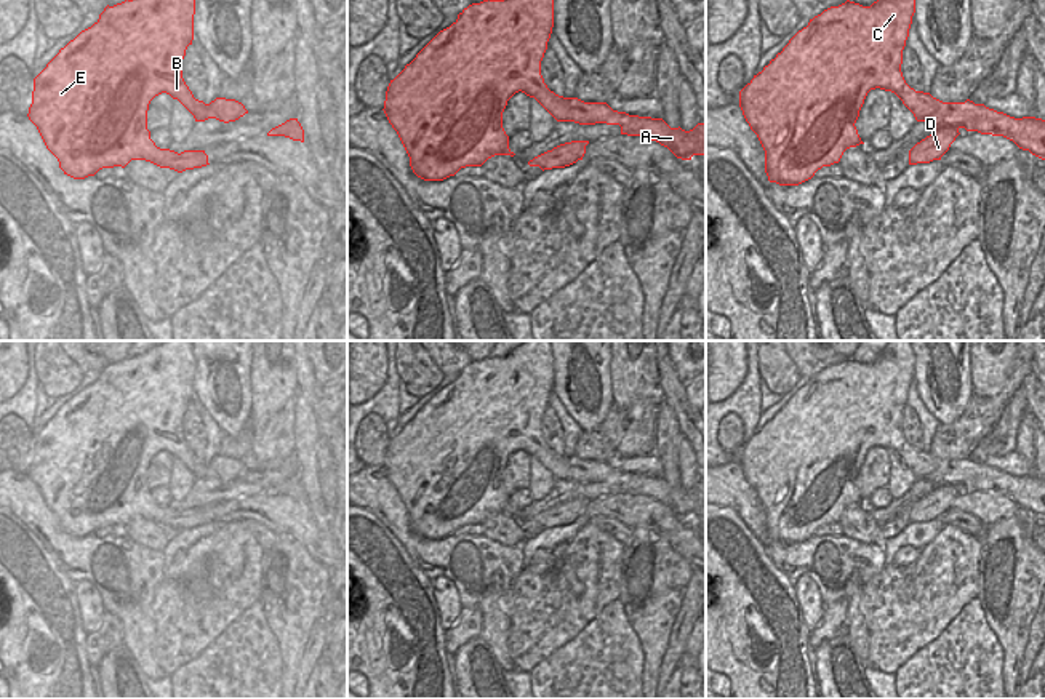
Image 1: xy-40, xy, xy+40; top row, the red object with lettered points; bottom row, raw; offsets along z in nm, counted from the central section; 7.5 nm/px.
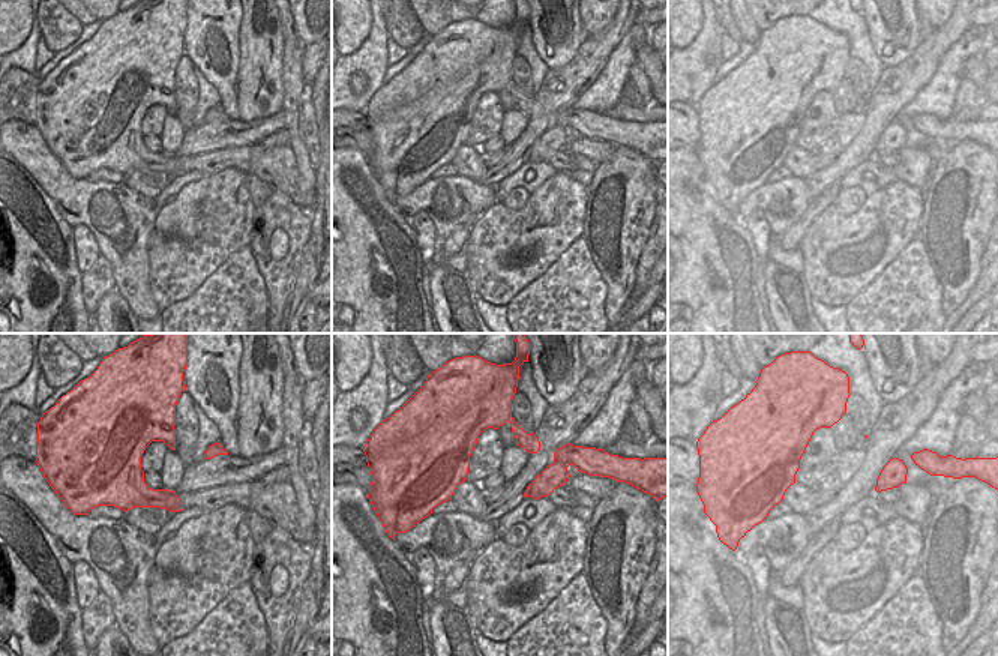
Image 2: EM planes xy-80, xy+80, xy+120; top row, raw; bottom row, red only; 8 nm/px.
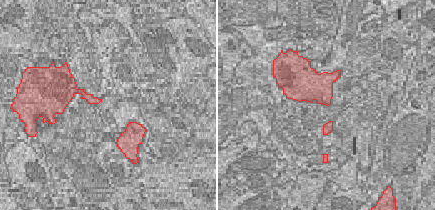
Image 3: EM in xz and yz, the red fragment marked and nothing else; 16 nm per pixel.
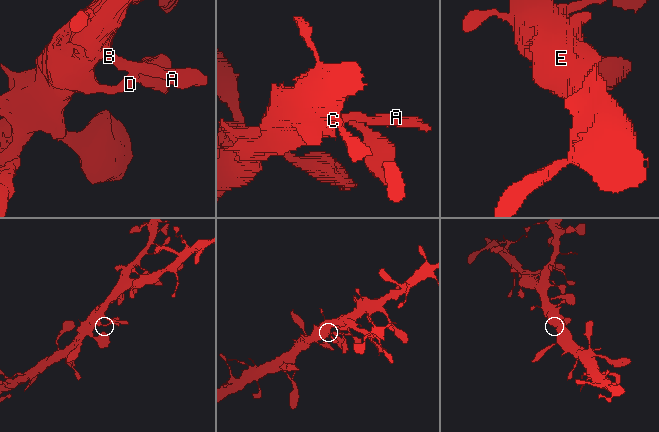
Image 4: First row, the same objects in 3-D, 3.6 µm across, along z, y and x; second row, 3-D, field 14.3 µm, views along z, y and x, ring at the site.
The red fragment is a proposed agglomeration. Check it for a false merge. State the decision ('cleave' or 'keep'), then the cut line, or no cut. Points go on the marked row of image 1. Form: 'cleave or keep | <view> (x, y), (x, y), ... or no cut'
keep | no cut

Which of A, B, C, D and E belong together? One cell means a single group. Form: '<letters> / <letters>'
A B C D E

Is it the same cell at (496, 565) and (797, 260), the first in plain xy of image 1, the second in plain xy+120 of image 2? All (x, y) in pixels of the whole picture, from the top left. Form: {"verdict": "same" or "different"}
{"verdict": "different"}

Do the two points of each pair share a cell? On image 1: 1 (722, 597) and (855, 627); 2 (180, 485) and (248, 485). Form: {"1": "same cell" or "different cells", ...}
{"1": "different cells", "2": "different cells"}

